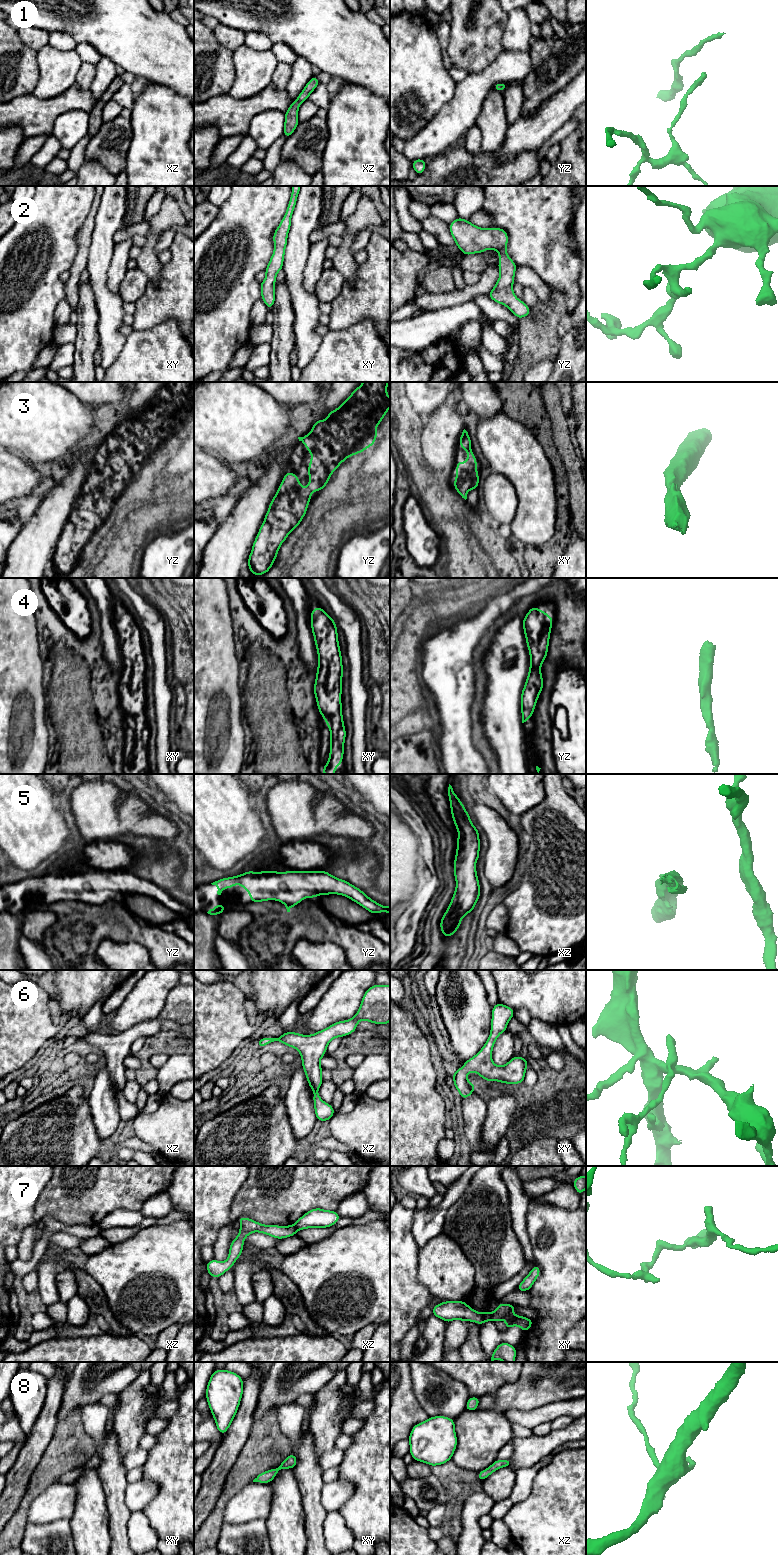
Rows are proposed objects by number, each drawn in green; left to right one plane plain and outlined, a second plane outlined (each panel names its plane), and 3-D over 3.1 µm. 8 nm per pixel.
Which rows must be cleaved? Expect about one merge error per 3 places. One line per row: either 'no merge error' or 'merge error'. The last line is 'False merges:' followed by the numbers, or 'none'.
1: no merge error
2: no merge error
3: no merge error
4: no merge error
5: no merge error
6: no merge error
7: merge error
8: no merge error
False merges: 7

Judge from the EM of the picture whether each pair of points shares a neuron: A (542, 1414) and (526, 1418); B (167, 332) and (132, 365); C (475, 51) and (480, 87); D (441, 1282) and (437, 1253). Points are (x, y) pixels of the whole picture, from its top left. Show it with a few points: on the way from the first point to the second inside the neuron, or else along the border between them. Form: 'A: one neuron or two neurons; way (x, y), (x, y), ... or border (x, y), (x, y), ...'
A: one neuron; way (538, 1416), (530, 1418)
B: one neuron; way (161, 341), (141, 361)
C: two neurons; border (497, 58), (481, 70), (468, 75)
D: one neuron; way (440, 1275), (440, 1260)

